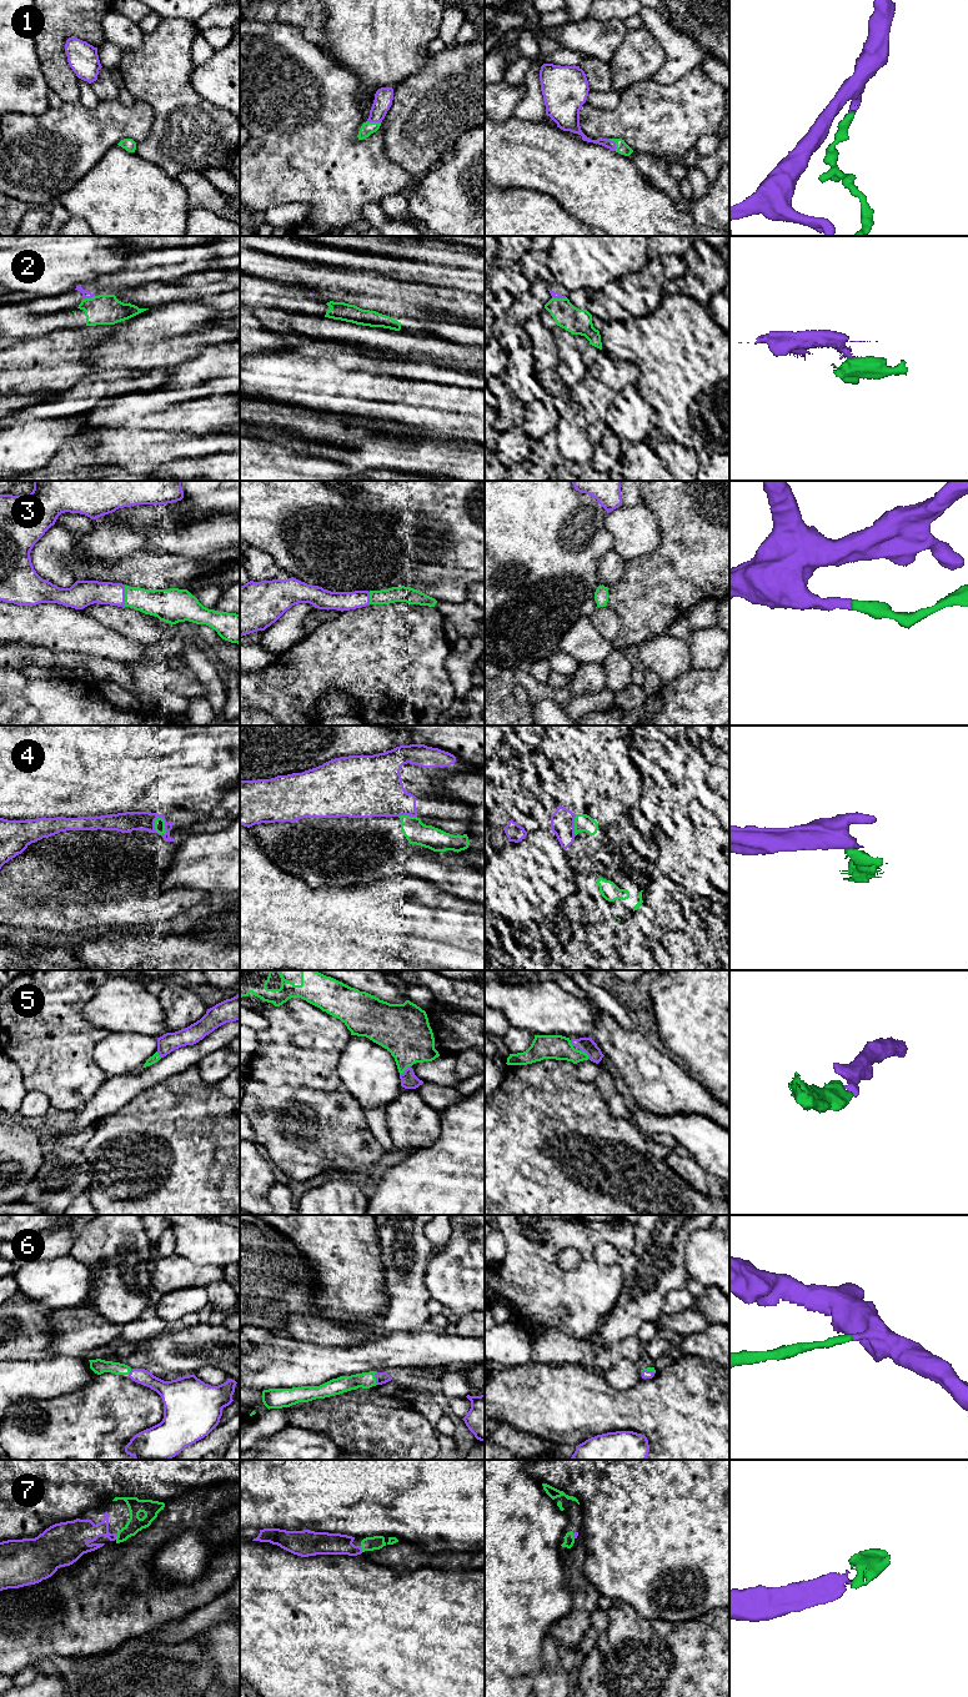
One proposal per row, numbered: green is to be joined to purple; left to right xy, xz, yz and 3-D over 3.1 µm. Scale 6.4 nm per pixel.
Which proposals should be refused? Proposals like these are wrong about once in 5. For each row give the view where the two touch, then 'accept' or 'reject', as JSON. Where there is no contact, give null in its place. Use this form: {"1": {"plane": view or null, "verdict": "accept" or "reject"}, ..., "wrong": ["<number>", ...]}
{"1": {"plane": "yz", "verdict": "accept"}, "2": {"plane": "xy", "verdict": "reject"}, "3": {"plane": "xy", "verdict": "accept"}, "4": {"plane": "xy", "verdict": "reject"}, "5": {"plane": "xz", "verdict": "accept"}, "6": {"plane": "xz", "verdict": "accept"}, "7": {"plane": "xy", "verdict": "accept"}, "wrong": ["2", "4"]}

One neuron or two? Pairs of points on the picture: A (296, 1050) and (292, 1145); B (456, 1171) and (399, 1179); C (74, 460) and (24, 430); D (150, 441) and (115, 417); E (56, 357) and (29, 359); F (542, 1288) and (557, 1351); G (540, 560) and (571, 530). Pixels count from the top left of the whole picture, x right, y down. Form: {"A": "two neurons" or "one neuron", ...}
{"A": "one neuron", "B": "one neuron", "C": "two neurons", "D": "two neurons", "E": "one neuron", "F": "two neurons", "G": "one neuron"}

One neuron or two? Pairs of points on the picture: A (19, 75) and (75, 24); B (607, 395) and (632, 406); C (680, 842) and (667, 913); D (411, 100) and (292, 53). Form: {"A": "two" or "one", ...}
{"A": "two", "B": "two", "C": "two", "D": "two"}

